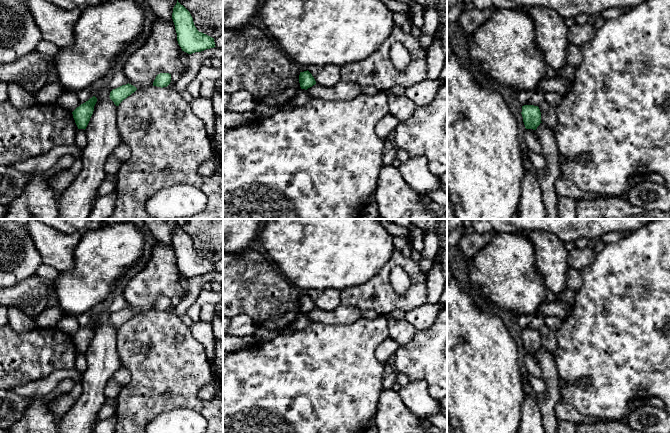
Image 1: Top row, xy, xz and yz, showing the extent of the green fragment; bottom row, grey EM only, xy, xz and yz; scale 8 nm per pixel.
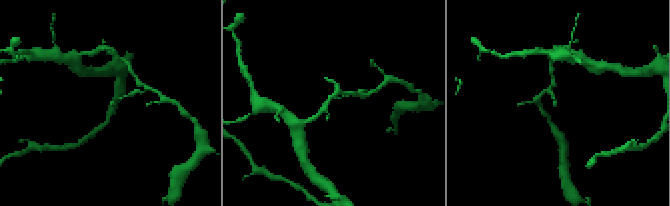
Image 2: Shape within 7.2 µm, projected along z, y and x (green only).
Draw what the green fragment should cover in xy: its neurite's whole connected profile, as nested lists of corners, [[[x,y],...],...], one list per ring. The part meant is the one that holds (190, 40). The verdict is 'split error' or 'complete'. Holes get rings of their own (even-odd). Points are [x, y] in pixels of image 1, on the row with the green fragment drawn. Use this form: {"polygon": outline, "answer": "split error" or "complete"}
{"polygon": [[[178,0],[173,8],[172,19],[182,51],[192,54],[216,47],[214,38],[197,30],[190,12]]], "answer": "complete"}

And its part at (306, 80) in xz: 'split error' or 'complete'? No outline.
complete

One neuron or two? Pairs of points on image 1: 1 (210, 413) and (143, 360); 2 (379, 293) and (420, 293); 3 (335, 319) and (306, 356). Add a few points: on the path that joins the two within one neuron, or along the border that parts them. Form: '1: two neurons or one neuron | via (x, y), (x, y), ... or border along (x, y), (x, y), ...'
1: one neuron | via (193, 401), (160, 368)
2: one neuron | via (389, 300), (410, 300)
3: two neurons | border along (312, 321), (328, 324), (349, 324), (354, 322)

